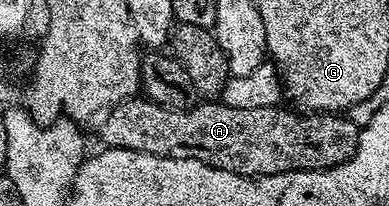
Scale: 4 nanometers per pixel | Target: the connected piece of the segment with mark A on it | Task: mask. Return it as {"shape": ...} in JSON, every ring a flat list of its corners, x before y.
{"shape":[[133,98,120,104,113,104,107,109,106,115,99,121,100,140,101,145,110,148,158,154,162,158,194,158,215,168,251,177,313,168,333,168,335,164,344,163,352,155,360,137,360,128,353,120,348,119,347,115,296,112,287,112,284,106,238,110,223,102,197,102,193,108,170,110,158,106,147,98]]}

